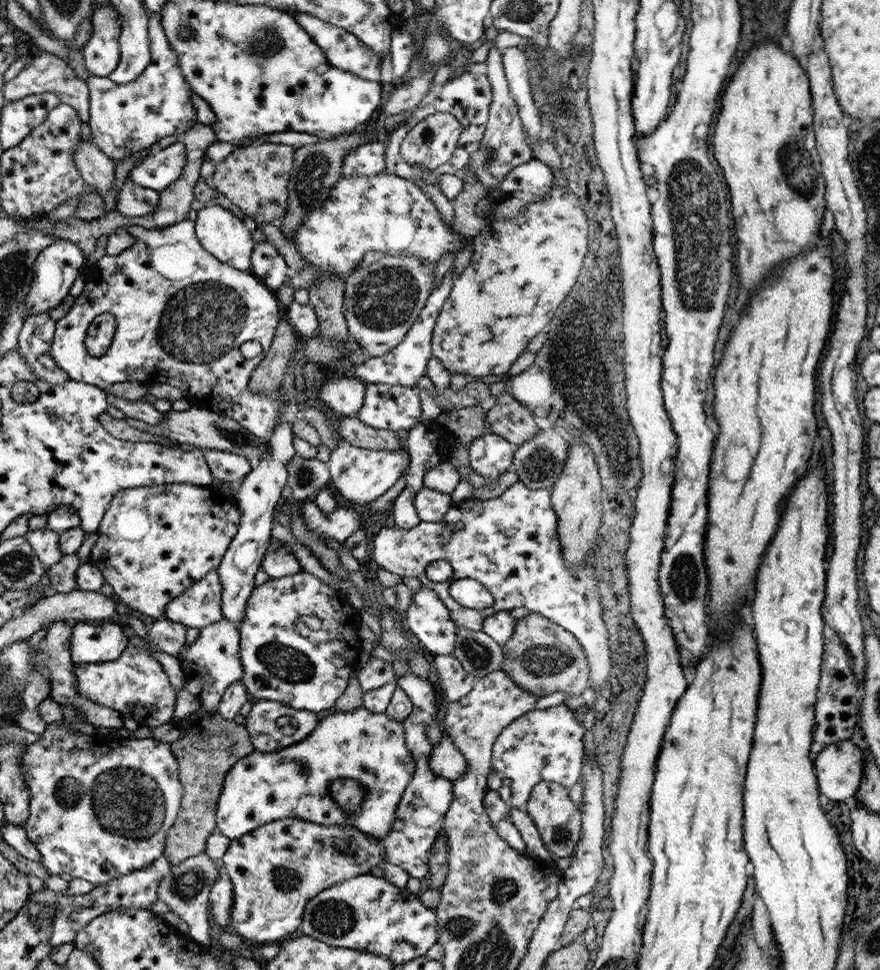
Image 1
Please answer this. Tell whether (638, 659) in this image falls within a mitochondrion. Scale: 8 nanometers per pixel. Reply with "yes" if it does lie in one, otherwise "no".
no

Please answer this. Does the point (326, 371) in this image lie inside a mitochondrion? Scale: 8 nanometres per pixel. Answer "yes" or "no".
no

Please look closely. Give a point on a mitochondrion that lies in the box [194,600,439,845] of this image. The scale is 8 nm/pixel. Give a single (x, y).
(278, 661)

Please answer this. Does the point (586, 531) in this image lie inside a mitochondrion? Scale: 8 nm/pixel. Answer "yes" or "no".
no

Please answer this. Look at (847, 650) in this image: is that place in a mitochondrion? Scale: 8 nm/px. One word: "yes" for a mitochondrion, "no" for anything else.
no

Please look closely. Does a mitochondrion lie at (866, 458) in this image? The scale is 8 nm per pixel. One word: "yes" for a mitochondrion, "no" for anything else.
no

